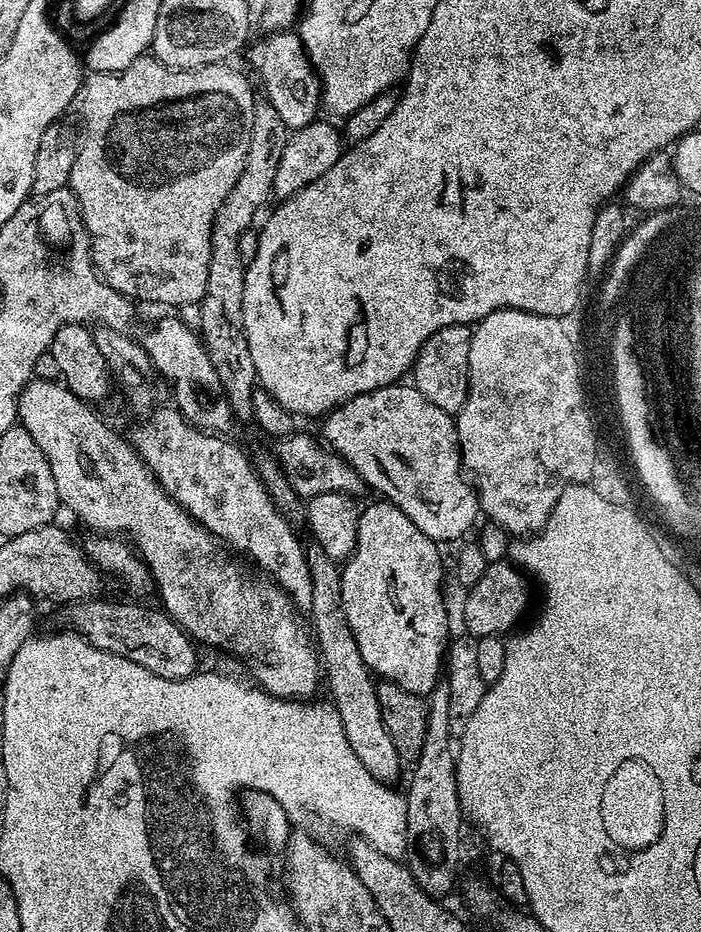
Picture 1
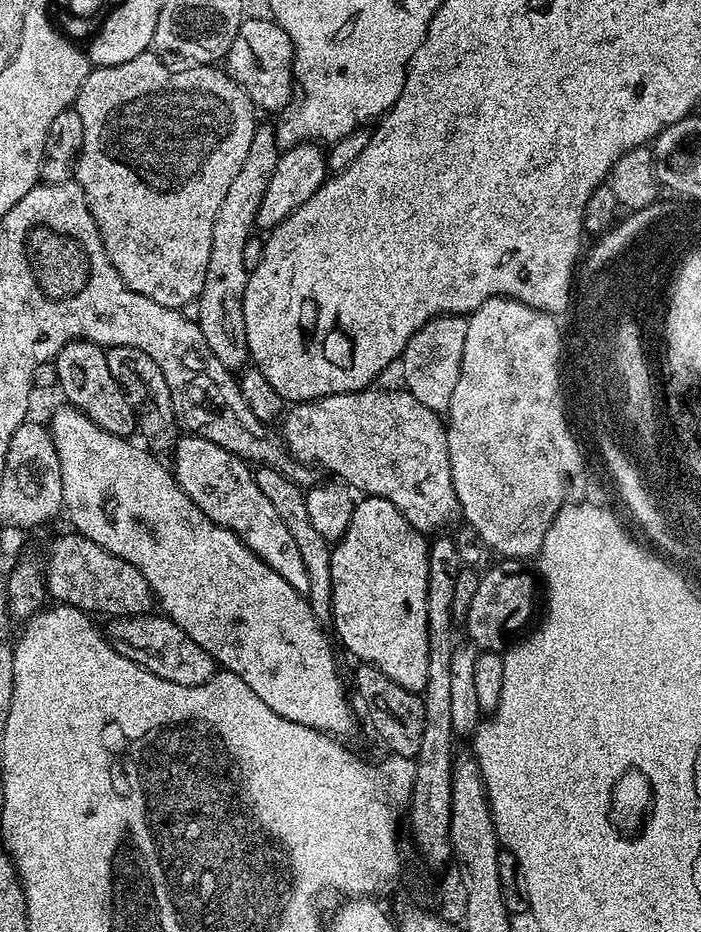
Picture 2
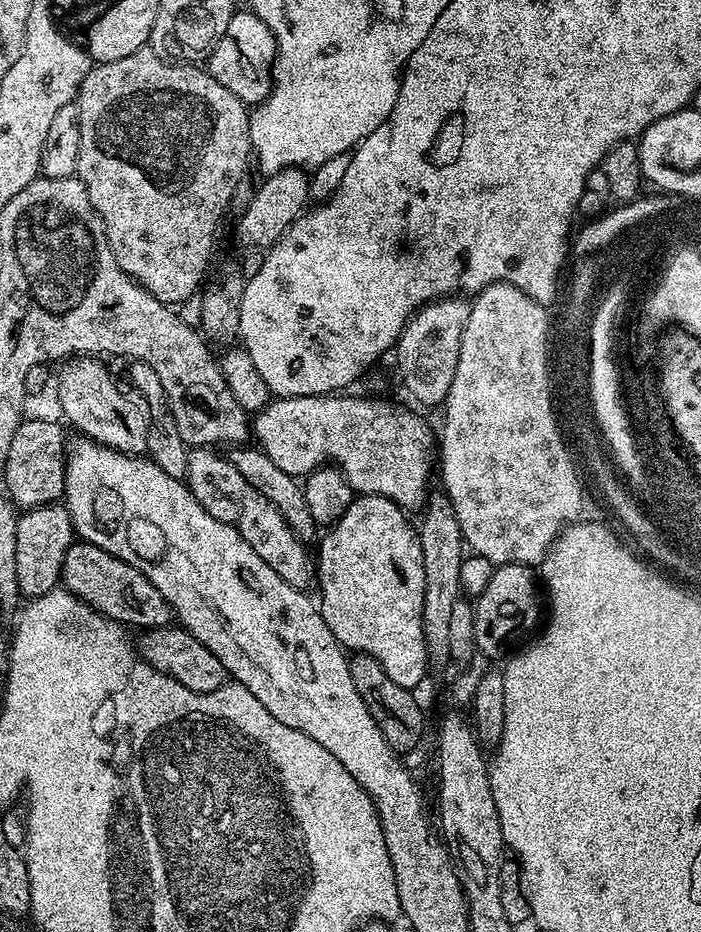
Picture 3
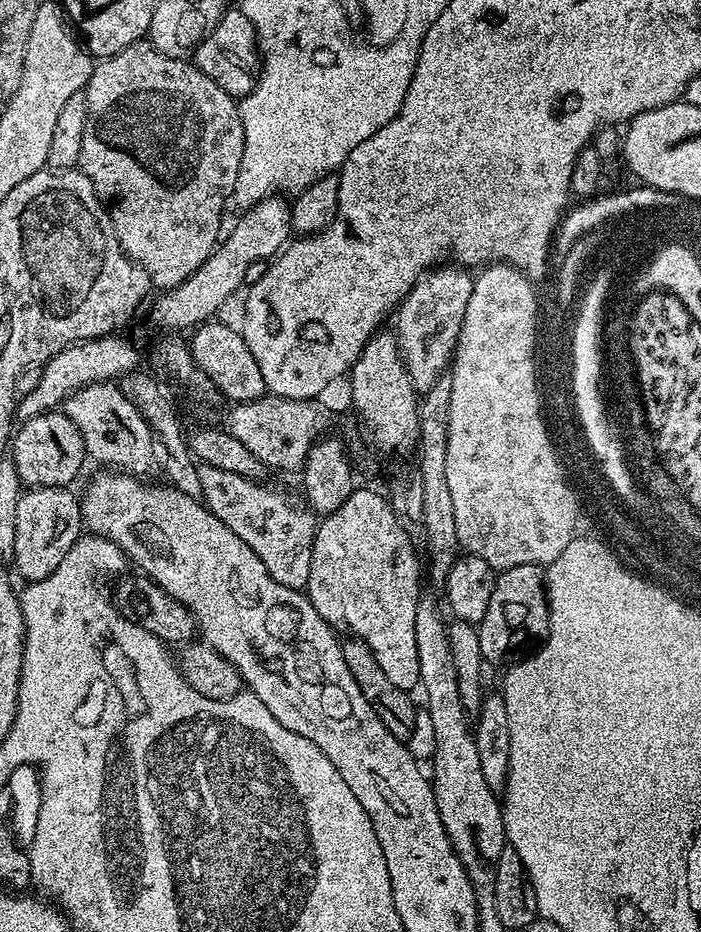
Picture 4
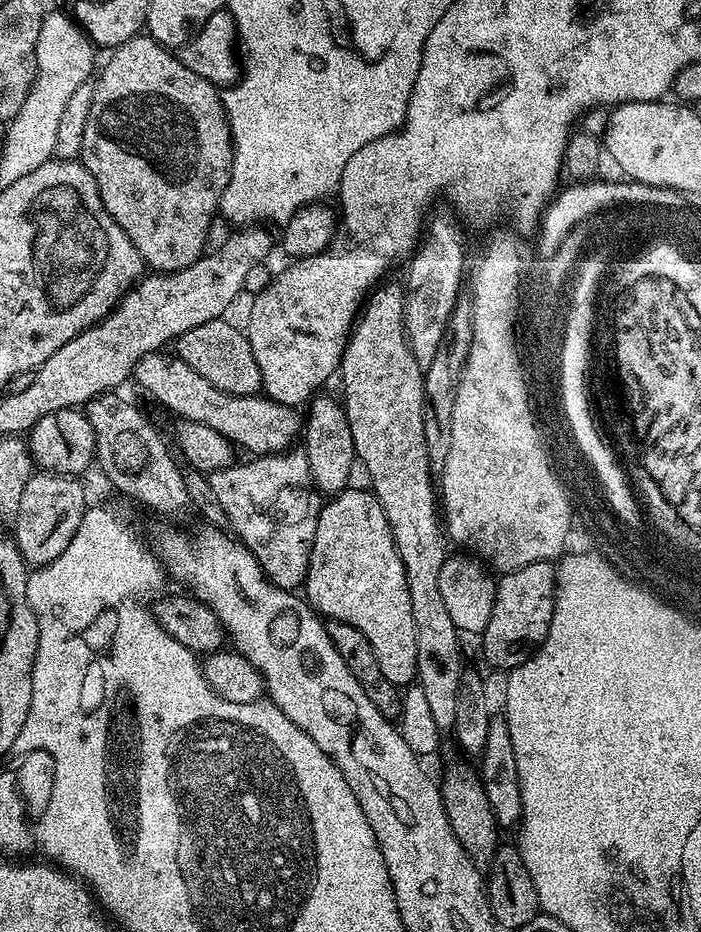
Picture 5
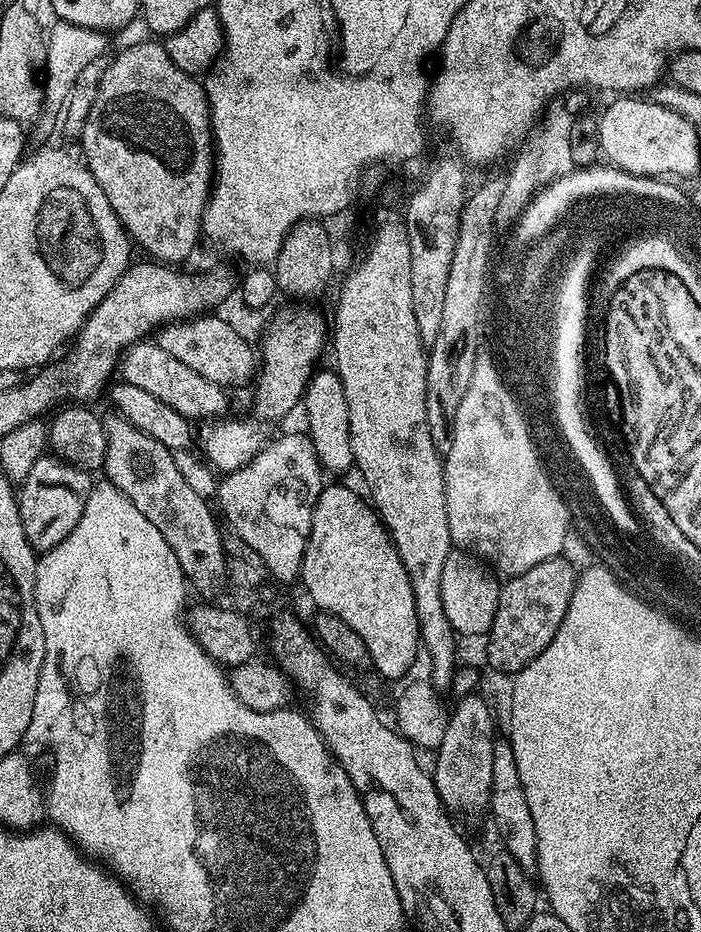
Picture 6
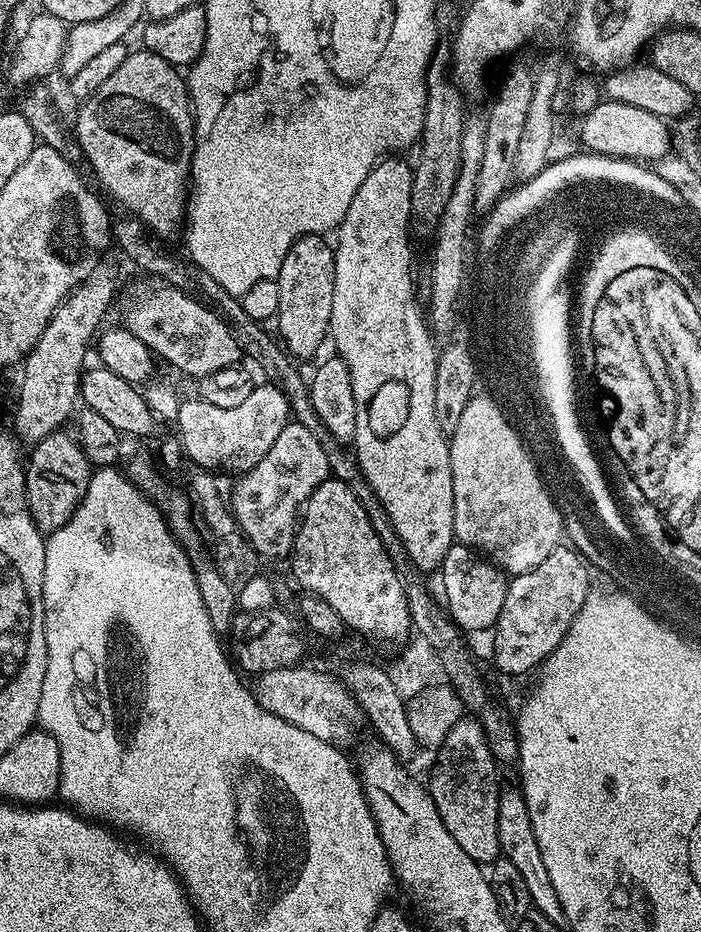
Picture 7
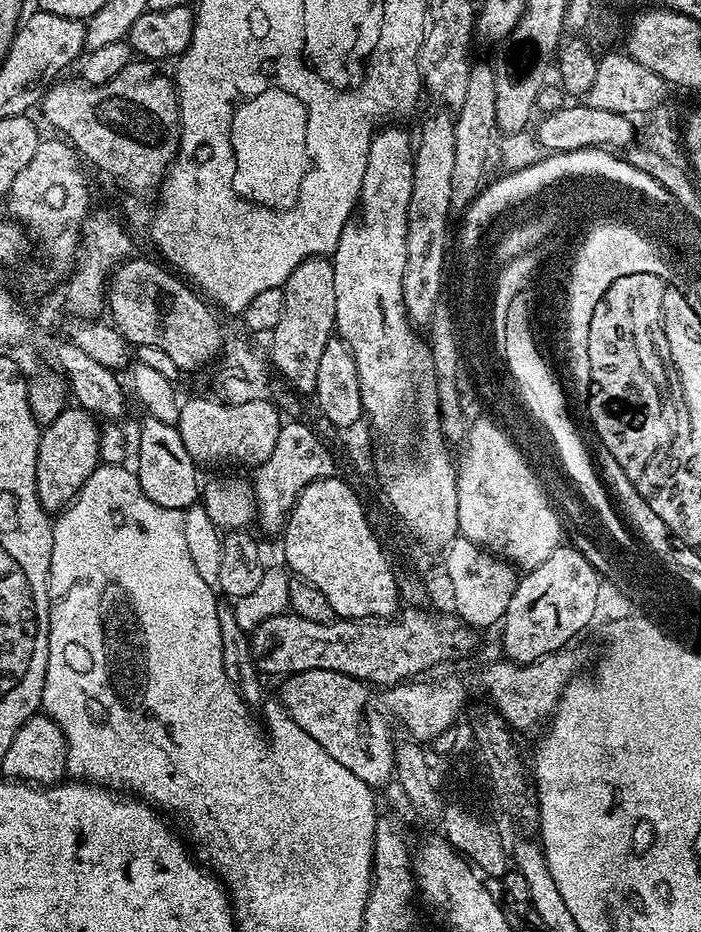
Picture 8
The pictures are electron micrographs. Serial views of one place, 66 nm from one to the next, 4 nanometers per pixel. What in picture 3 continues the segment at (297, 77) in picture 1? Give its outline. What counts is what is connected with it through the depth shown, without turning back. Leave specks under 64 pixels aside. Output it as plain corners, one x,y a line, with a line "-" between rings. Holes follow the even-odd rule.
238,10
232,15
230,26
226,26
226,34
218,38
212,51
206,57
206,71
213,76
230,94
249,106
261,104
272,89
272,67
276,61
276,39
262,22
250,10

